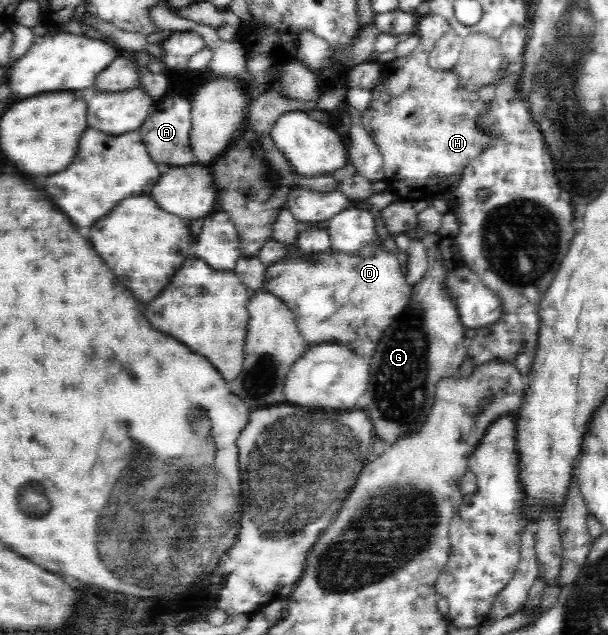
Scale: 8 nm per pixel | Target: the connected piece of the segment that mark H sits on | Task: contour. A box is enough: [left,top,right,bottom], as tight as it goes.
[362,16,493,200]

